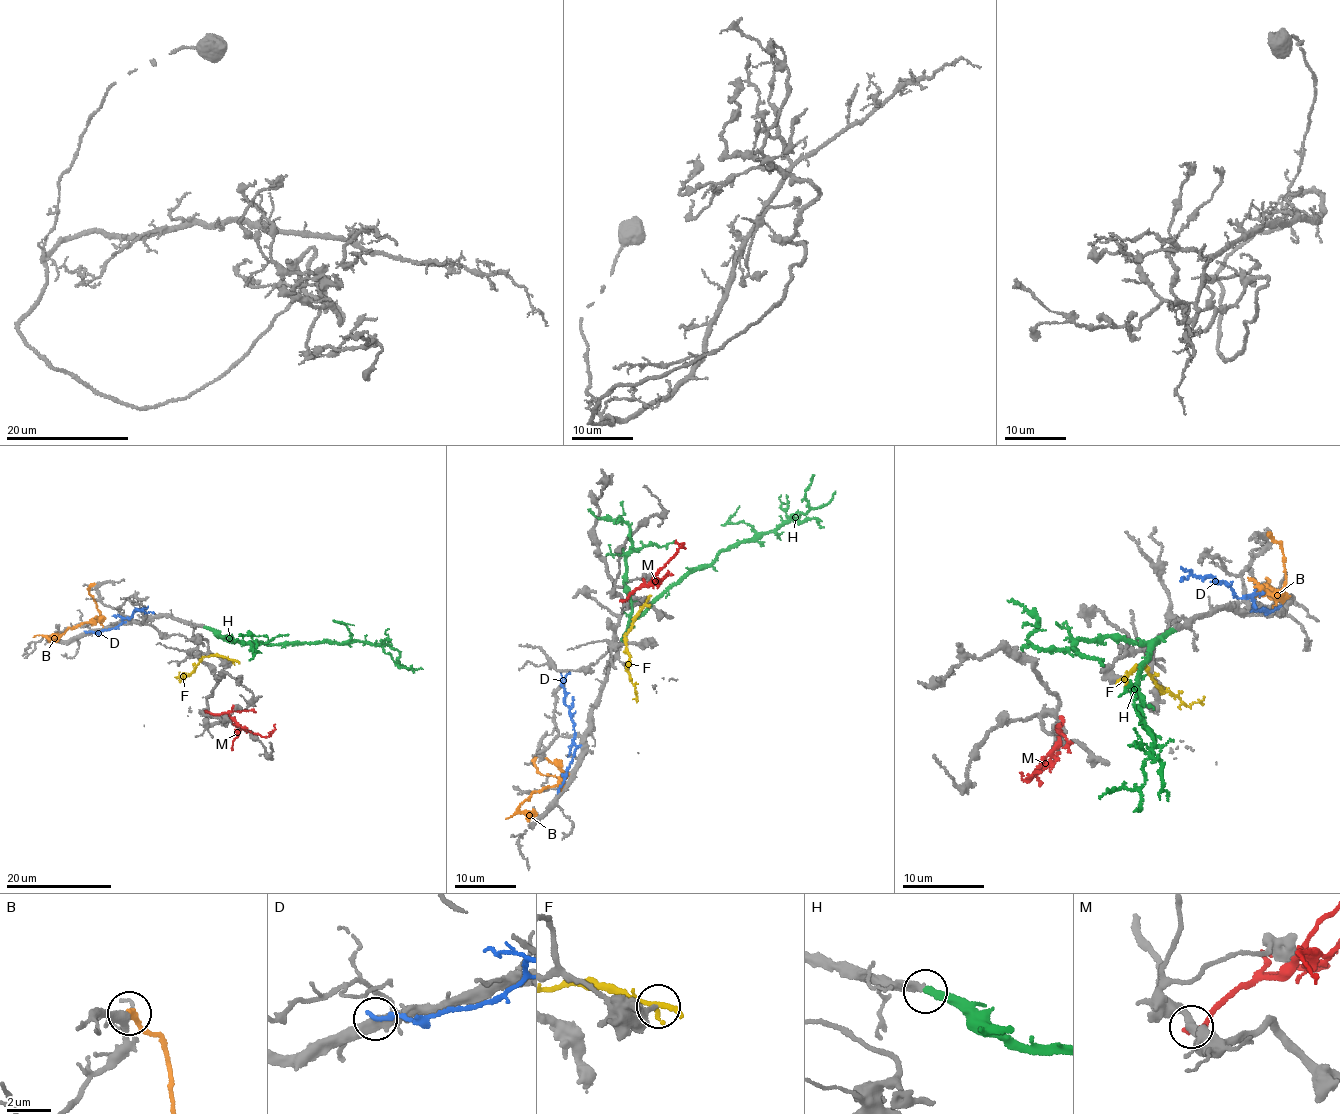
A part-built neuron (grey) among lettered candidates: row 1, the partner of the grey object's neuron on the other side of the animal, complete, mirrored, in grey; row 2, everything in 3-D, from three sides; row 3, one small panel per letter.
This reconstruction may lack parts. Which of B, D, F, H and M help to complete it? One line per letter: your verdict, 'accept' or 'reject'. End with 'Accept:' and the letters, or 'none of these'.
B: reject
D: reject
F: reject
H: accept
M: reject
Accept: H

